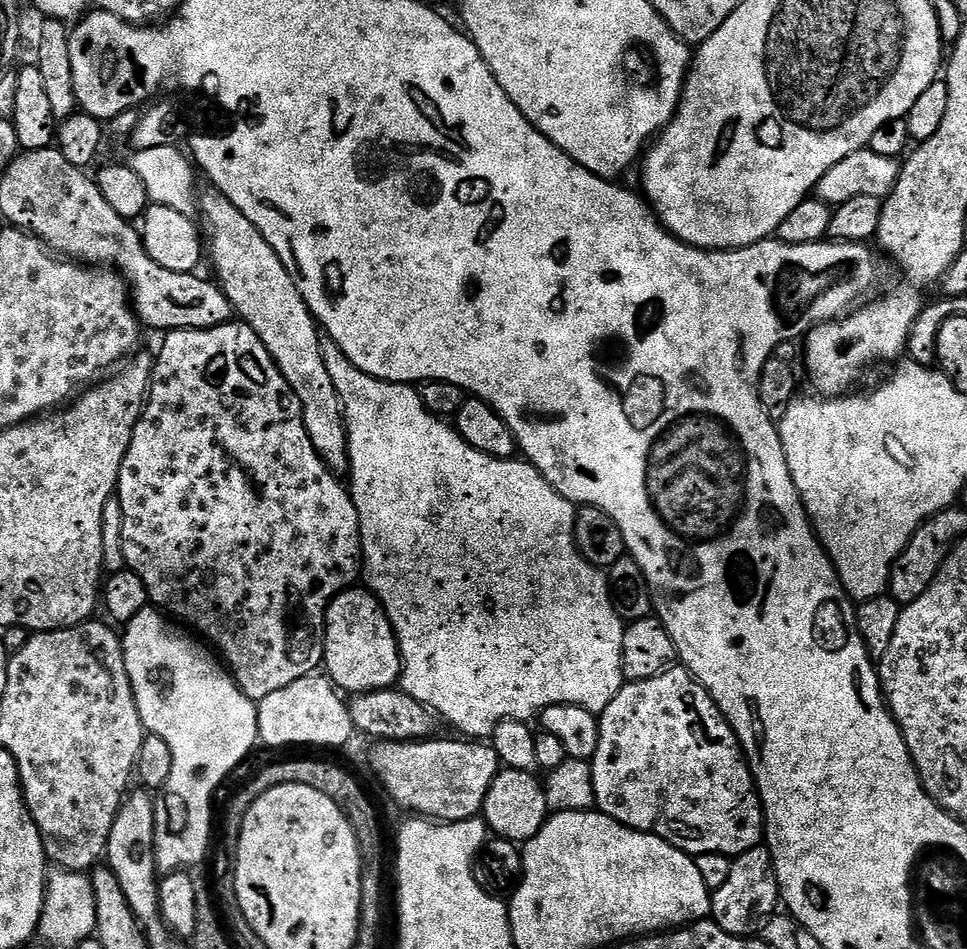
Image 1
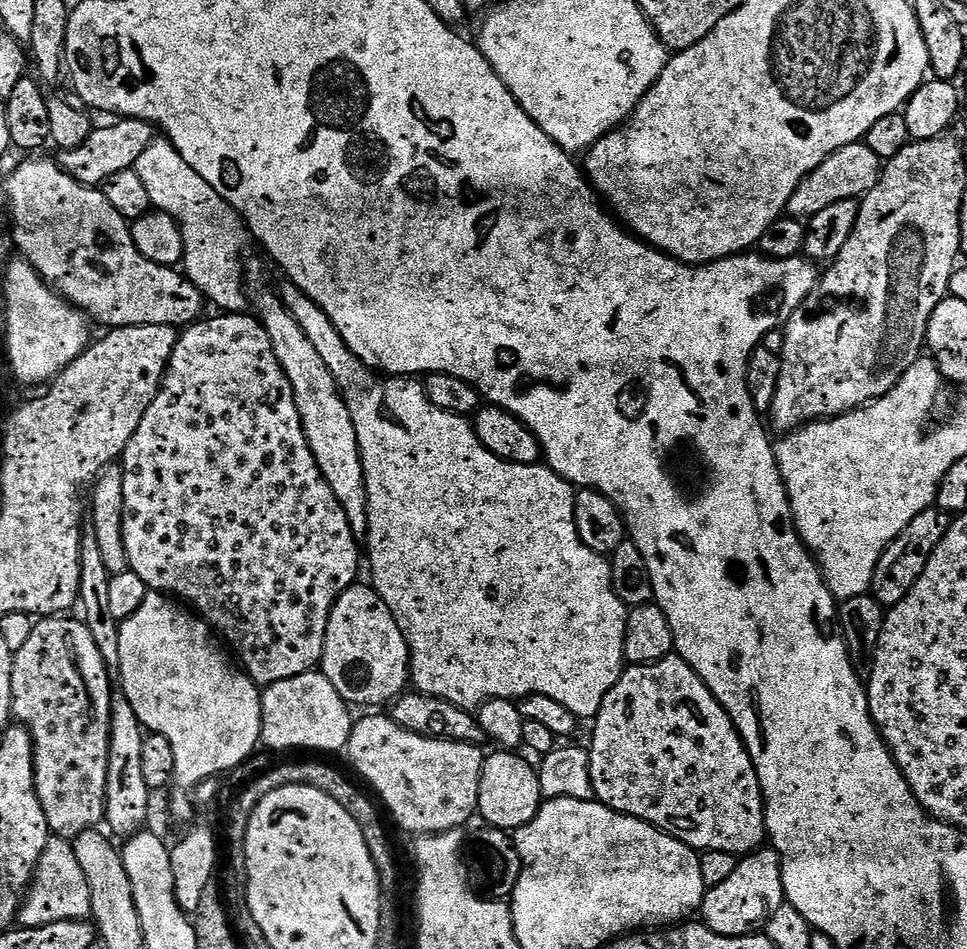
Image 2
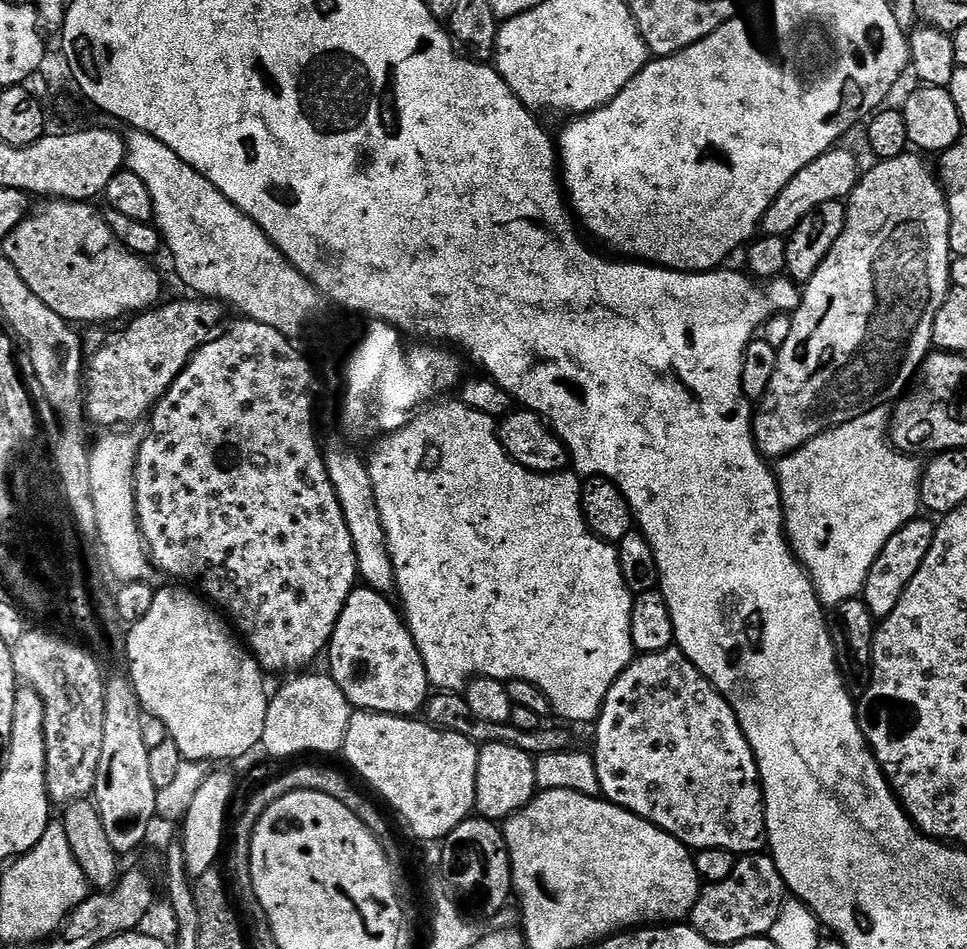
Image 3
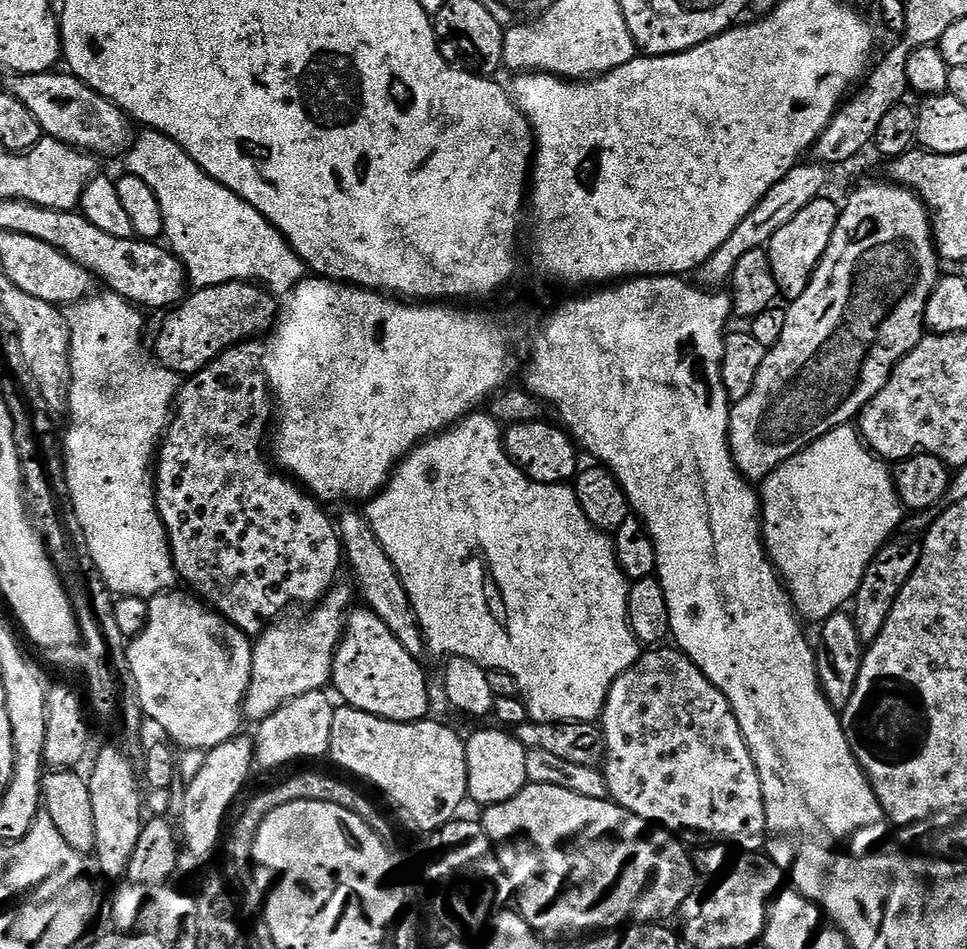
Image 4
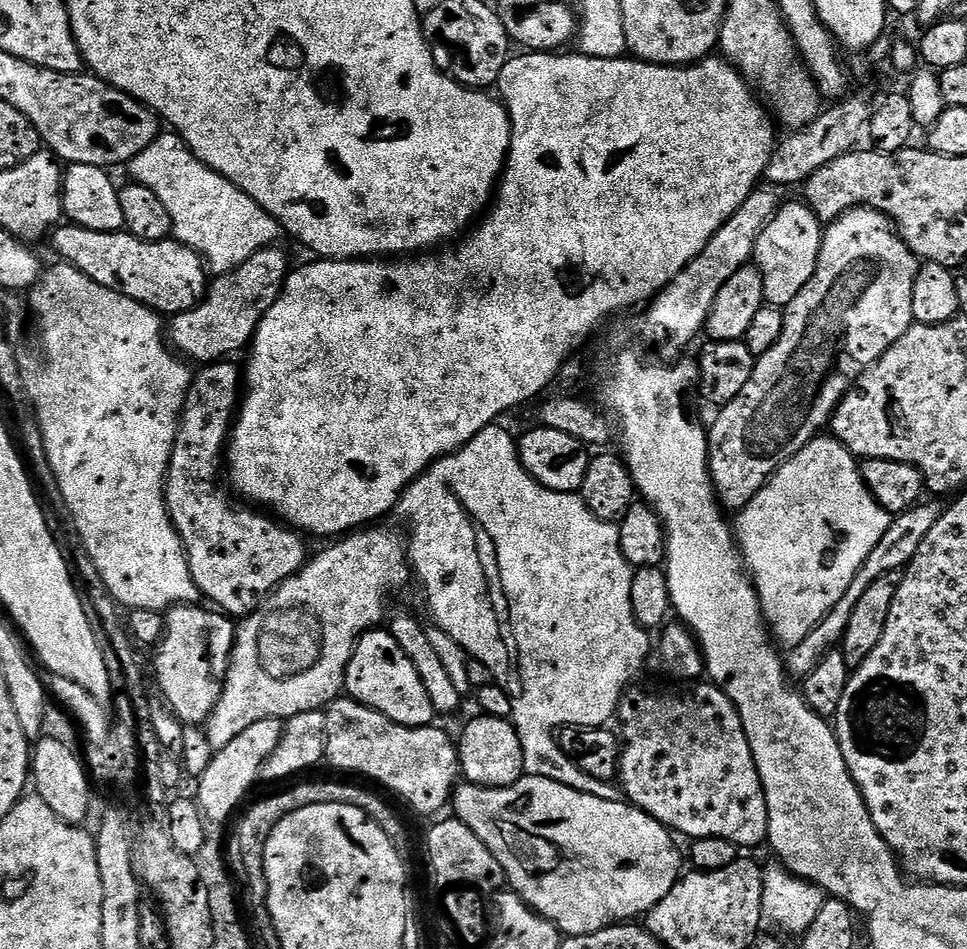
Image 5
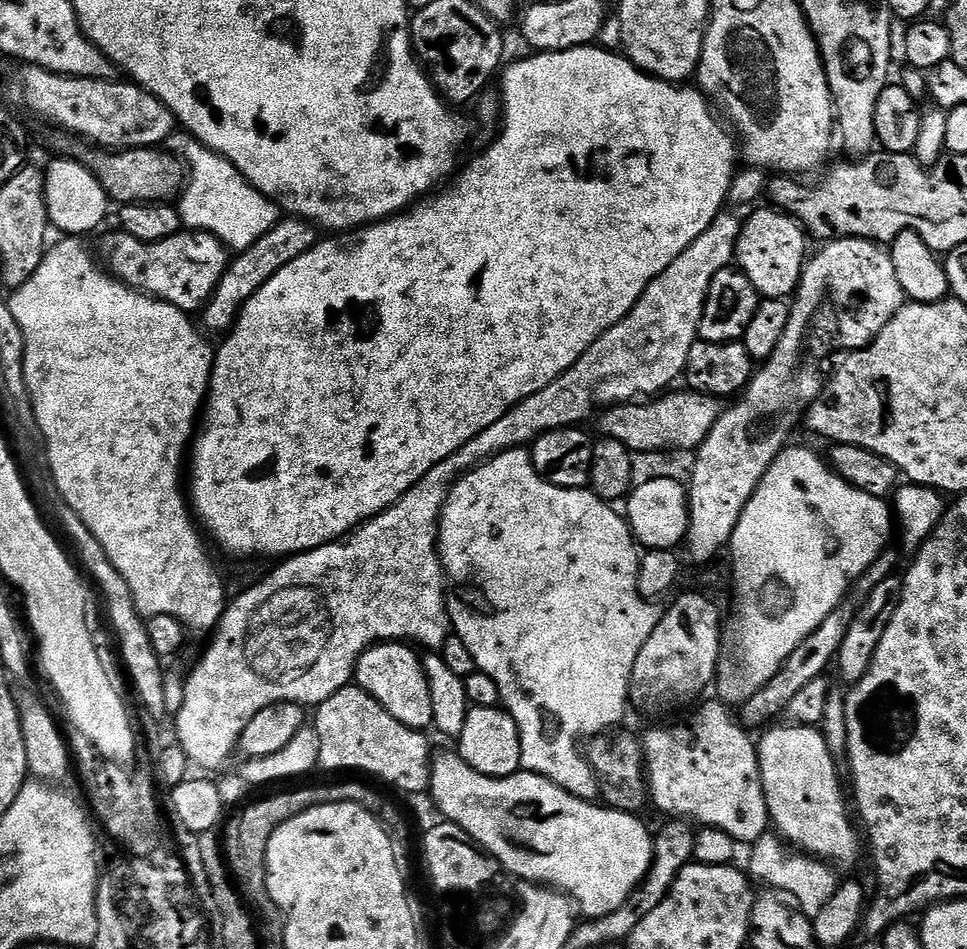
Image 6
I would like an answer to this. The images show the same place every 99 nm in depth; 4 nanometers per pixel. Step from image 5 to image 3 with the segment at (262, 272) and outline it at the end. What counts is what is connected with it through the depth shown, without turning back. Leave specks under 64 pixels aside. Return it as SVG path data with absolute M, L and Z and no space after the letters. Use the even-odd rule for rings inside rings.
M211 298L188 299L192 300L176 300L173 304L165 303L139 313L131 321L133 324L117 340L106 341L89 360L87 357L86 367L82 372L82 393L87 419L93 425L101 424L104 430L112 430L117 426L132 426L135 420L143 421L156 403L167 394L168 387L178 378L178 374L182 374L190 357L221 331L220 319L224 316L224 310L226 311L223 303Z

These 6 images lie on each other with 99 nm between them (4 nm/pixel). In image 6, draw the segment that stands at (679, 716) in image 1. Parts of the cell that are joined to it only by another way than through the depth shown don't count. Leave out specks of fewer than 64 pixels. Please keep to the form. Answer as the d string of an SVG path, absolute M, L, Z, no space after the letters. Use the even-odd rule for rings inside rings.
M719 698L711 699L712 700L705 699L703 701L705 704L702 705L689 720L684 720L681 724L672 724L669 728L652 728L648 733L643 733L644 767L646 769L650 804L651 807L656 807L658 811L665 812L668 818L683 818L685 821L691 822L696 826L717 828L726 834L730 834L730 838L739 842L741 845L751 846L755 844L758 838L765 836L770 828L768 803L764 797L764 787L762 786L762 778L760 777L760 753L758 751L758 744L755 739L751 740L751 738L748 737L751 736L749 729L745 728L743 723L737 719L733 709L729 707L729 705L725 704L724 701Z

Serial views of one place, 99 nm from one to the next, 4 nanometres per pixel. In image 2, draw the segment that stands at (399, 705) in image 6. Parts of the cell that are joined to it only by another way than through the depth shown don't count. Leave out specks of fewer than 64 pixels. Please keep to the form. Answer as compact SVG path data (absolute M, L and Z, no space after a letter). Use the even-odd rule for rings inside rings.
M357 582L338 597L326 626L322 671L349 706L361 704L364 710L376 710L379 704L391 705L404 695L410 684L408 643L382 602L375 588Z

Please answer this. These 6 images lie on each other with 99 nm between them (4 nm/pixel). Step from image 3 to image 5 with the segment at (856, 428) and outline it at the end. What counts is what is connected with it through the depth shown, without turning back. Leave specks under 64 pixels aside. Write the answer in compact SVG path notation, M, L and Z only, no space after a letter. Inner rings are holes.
M831 434L817 436L780 465L751 502L739 509L738 516L740 521L735 521L734 531L756 593L760 595L760 608L771 635L785 646L802 642L838 598L850 590L854 574L862 570L862 562L870 558L870 550L878 546L892 521L890 513L876 501L857 457Z

